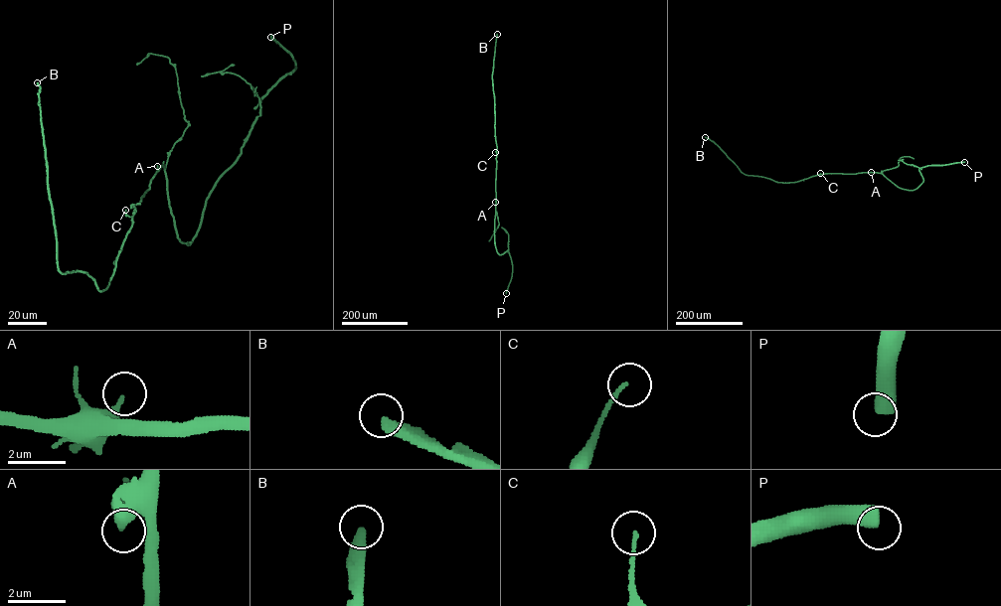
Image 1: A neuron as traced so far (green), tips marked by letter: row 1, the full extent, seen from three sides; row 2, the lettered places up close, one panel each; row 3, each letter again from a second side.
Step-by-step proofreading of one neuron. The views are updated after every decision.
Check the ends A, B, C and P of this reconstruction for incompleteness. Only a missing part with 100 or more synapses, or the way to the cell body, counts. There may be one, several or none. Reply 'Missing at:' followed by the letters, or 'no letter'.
Missing at: B

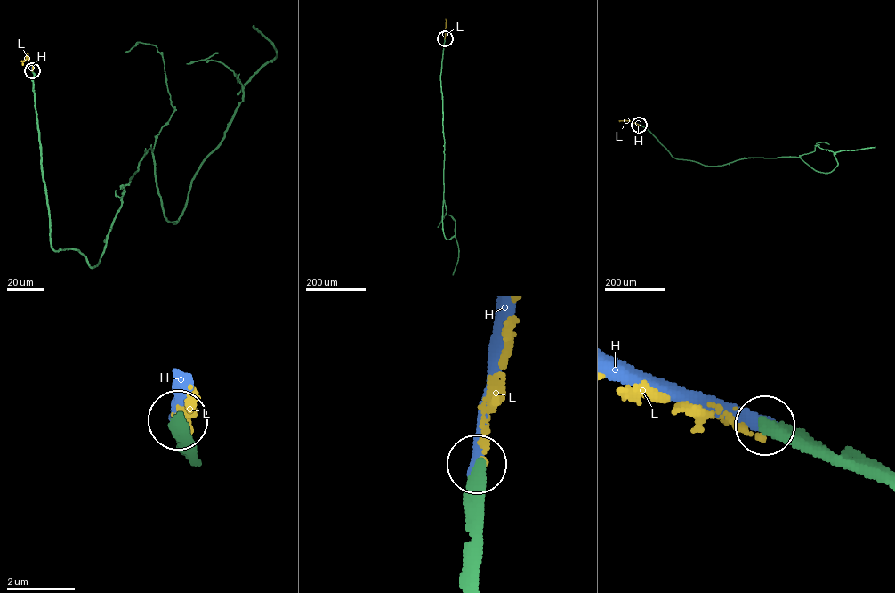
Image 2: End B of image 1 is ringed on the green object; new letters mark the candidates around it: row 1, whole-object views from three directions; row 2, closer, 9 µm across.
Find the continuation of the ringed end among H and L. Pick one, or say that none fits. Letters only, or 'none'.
H

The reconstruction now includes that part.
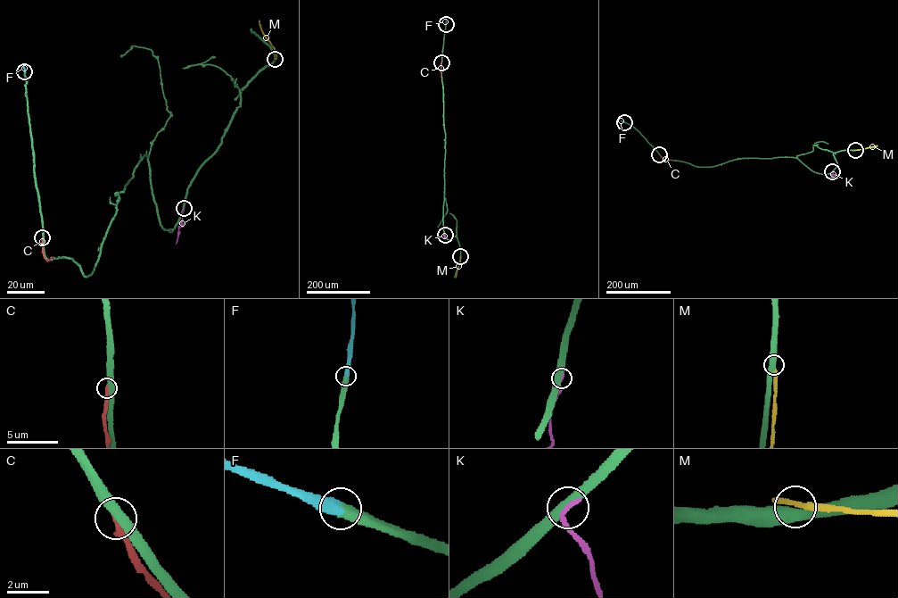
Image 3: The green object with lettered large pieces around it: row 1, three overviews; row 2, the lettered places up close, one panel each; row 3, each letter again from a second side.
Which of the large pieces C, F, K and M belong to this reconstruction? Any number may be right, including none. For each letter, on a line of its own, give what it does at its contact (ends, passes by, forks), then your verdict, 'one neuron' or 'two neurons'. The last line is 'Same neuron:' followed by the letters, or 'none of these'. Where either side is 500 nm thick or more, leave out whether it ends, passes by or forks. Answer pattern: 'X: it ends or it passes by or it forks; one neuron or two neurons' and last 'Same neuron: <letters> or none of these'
C: it ends; two neurons
F: it ends; one neuron
K: it ends; two neurons
M: it ends; two neurons
Same neuron: F

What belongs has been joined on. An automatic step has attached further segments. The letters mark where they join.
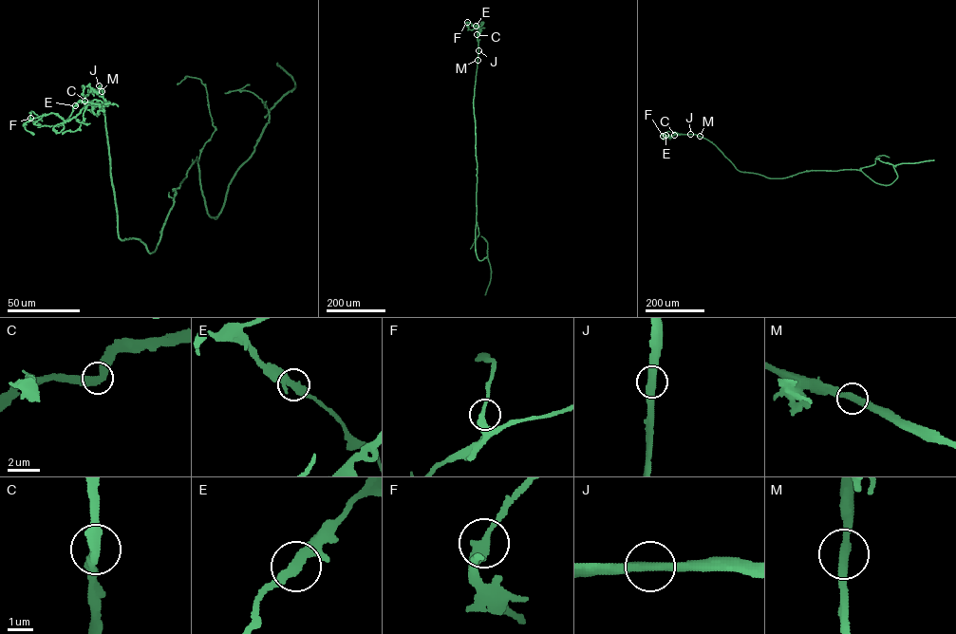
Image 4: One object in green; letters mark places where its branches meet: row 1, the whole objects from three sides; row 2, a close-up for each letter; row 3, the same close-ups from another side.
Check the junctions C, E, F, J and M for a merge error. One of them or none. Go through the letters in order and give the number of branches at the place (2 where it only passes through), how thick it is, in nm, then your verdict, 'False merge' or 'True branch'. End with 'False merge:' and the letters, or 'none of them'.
C: Branches: 2. Thickness 380 nm. True branch
E: Branches: 2. Thickness 420 nm. True branch
F: Branches: 2. Thickness 360 nm. True branch
J: Branches: 2. Thickness 400 nm. True branch
M: Branches: 2. Thickness 320 nm. True branch
False merge: none of them

